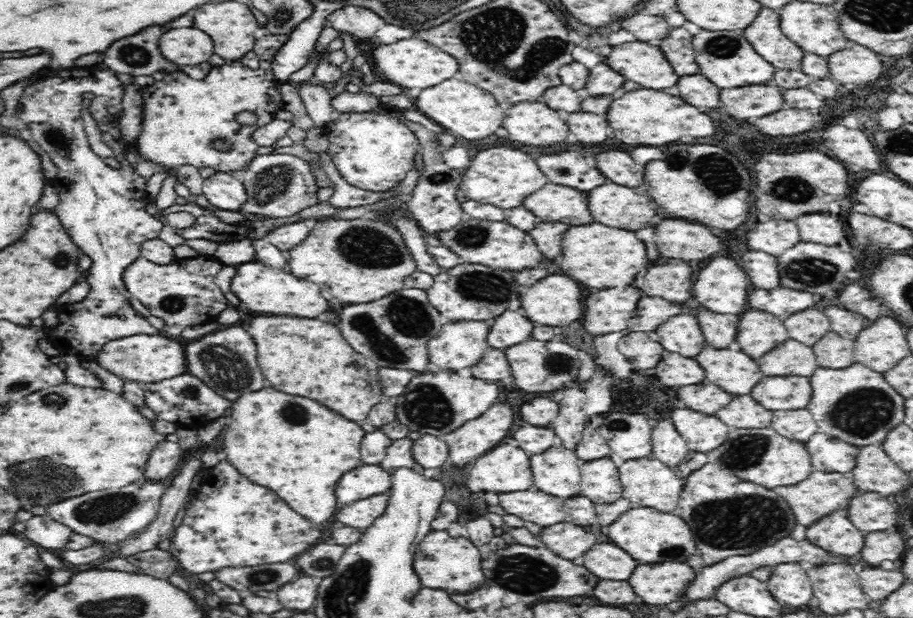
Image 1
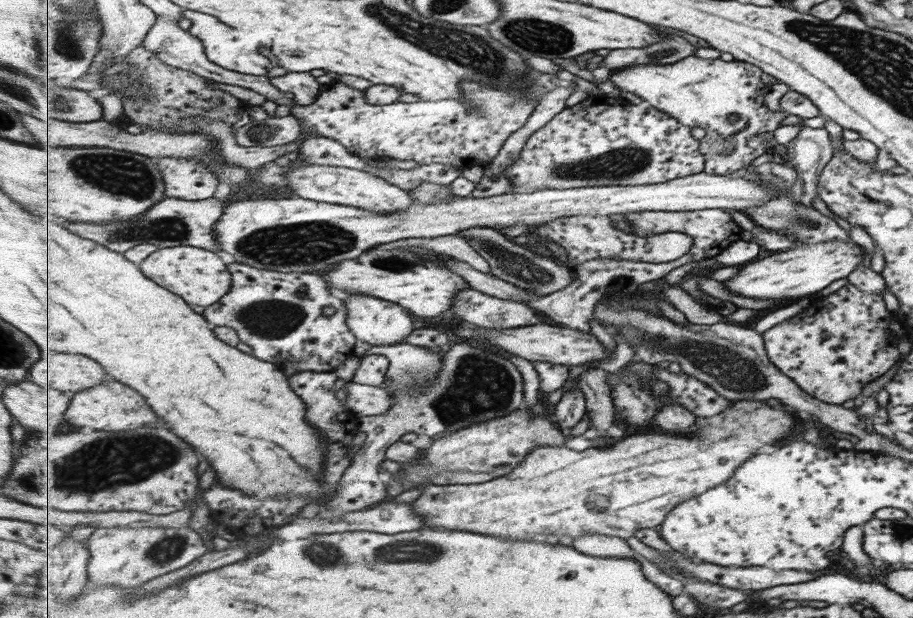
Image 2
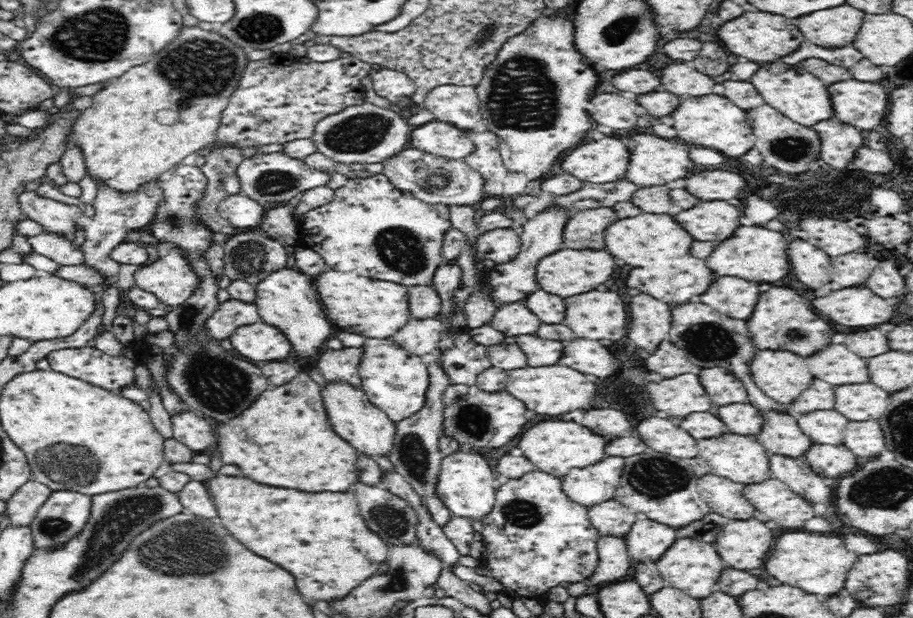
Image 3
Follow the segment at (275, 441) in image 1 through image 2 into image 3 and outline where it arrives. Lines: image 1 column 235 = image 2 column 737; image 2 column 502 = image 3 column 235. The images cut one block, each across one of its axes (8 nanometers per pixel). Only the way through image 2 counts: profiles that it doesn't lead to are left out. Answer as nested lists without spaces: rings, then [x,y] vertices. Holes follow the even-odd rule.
[[[218,474],[204,483],[218,521],[246,548],[290,570],[306,602],[348,598],[354,588],[376,577],[378,568],[388,560],[390,544],[366,526],[354,494],[306,494]]]

